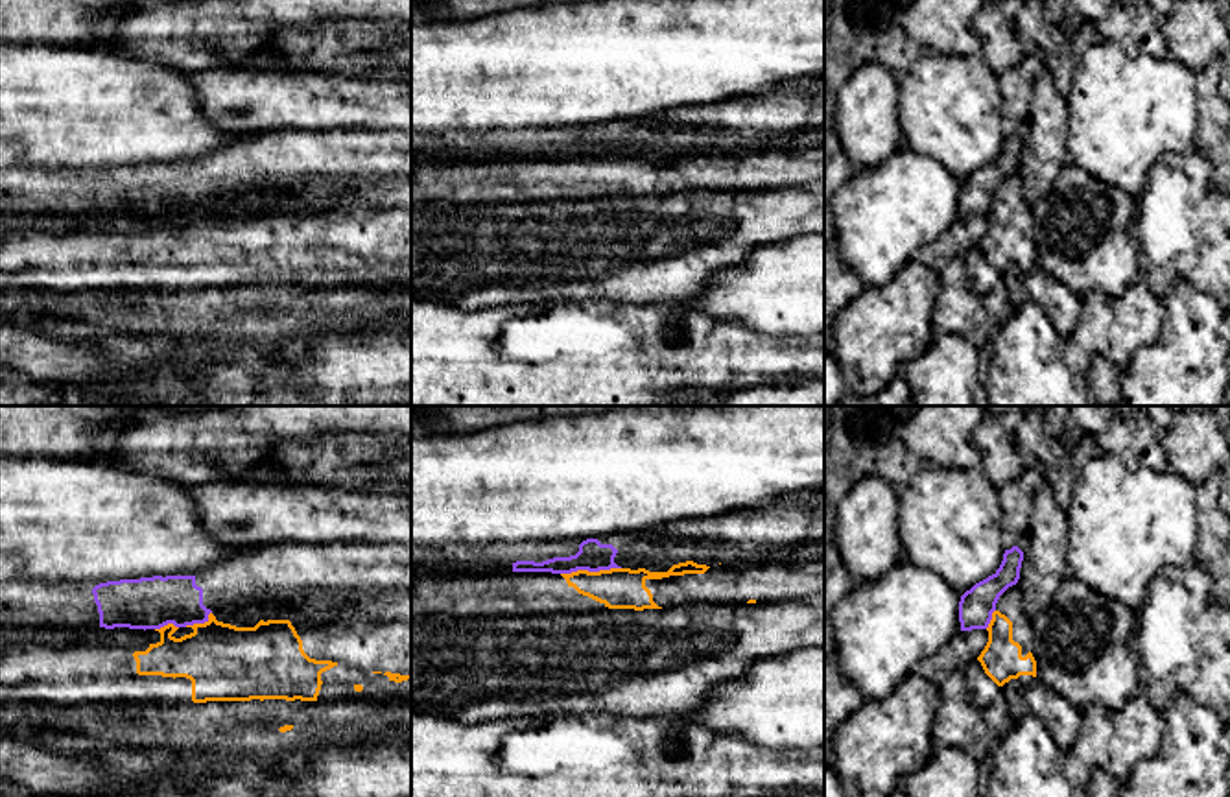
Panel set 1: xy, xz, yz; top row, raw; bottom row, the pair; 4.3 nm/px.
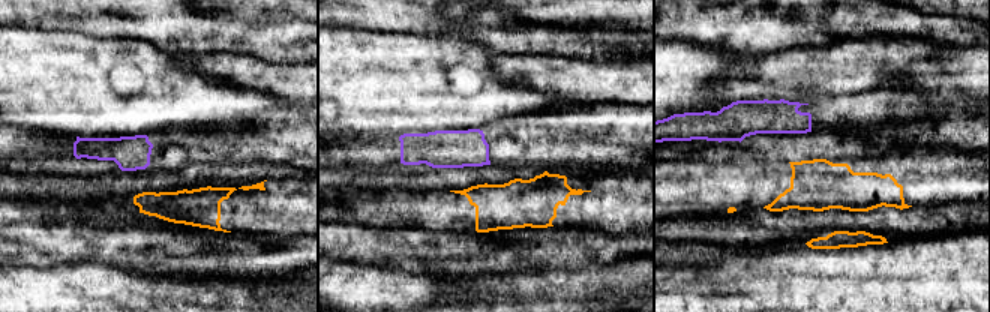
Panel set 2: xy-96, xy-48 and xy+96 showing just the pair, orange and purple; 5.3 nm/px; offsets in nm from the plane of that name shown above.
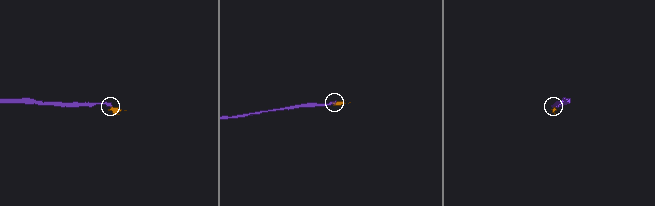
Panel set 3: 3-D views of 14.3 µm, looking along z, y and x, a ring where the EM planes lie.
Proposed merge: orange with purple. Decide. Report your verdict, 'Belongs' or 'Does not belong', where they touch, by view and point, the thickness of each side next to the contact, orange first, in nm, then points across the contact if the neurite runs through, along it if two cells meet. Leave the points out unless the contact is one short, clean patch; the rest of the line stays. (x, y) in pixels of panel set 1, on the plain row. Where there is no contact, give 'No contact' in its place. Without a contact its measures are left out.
Does not belong. Touches orange at xz (591, 159). Thickness 180 nm (orange) against 140 nm. Boundary: xz (620, 154), (561, 161)

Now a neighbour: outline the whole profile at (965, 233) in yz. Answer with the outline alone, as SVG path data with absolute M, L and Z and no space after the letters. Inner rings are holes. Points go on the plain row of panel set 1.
M987 216L959 218L946 234L926 244L913 258L940 275L952 260L963 258L972 245L977 245L987 229Z

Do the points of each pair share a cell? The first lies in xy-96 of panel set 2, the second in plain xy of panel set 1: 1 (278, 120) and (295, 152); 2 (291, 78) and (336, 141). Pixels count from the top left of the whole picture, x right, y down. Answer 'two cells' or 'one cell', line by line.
1: one cell
2: two cells

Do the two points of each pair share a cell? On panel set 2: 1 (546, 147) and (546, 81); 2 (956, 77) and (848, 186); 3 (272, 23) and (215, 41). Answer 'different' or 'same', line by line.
1: different
2: different
3: same

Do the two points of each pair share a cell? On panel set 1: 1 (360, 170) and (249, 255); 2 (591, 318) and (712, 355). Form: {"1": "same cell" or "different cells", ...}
{"1": "different cells", "2": "same cell"}

